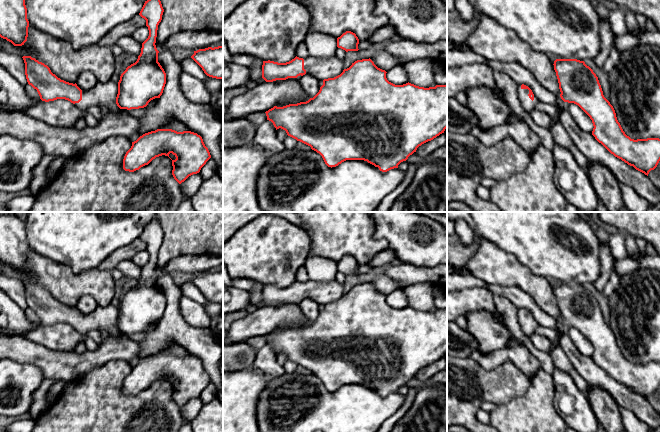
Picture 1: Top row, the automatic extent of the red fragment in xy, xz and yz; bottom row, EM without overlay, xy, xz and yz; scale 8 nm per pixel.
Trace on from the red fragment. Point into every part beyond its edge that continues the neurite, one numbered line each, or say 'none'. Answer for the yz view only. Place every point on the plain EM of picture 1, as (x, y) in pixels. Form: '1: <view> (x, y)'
1: yz (527, 328)

